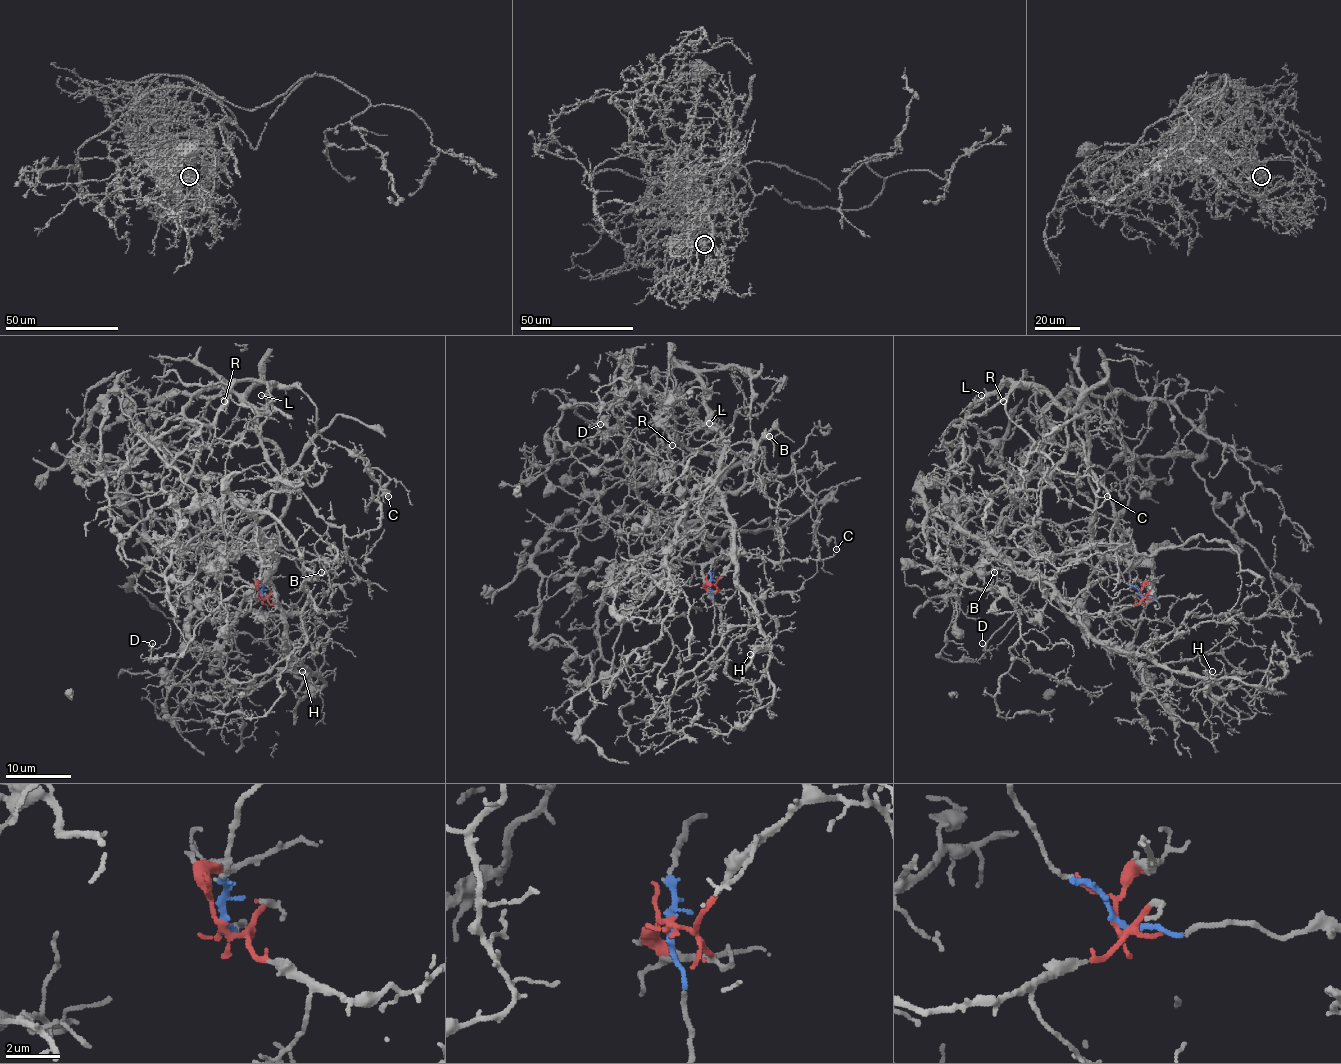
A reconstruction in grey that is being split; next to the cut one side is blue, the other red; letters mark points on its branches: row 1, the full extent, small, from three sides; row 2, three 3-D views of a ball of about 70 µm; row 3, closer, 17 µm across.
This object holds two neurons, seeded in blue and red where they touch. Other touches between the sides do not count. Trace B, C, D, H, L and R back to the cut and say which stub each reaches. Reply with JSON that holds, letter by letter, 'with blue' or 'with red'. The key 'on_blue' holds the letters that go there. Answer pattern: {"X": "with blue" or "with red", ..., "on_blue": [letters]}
{"B": "with red", "C": "with blue", "D": "with red", "H": "with red", "L": "with blue", "R": "with blue", "on_blue": ["C", "L", "R"]}

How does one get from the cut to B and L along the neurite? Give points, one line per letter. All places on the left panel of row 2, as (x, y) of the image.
B: (261, 595), (292, 617), (284, 613), (277, 592), (268, 581), (271, 567), (282, 556), (317, 561), (322, 572)
L: (261, 595), (287, 503), (281, 453), (258, 430), (272, 385), (274, 410), (261, 395)

